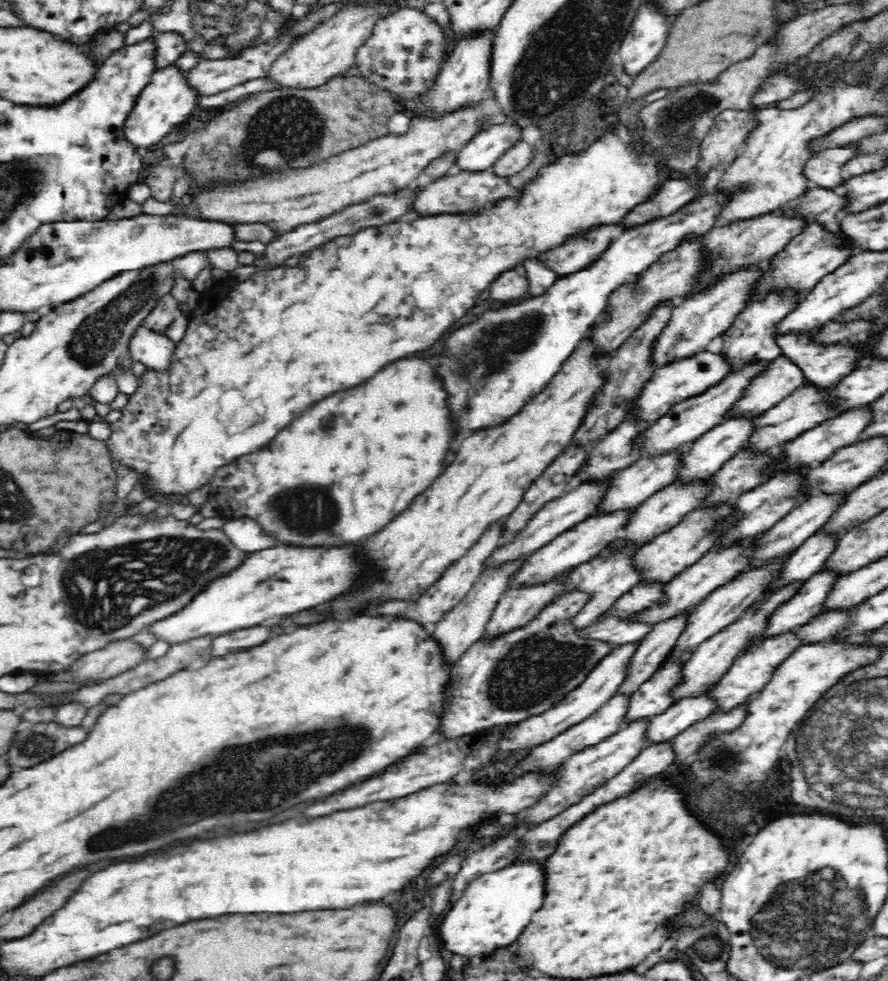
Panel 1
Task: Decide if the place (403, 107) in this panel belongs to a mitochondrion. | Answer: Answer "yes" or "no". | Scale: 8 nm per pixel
no

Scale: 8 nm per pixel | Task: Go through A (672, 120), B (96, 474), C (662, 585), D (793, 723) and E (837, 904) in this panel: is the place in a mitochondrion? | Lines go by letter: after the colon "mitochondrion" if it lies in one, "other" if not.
A: mitochondrion
B: other
C: other
D: mitochondrion
E: mitochondrion

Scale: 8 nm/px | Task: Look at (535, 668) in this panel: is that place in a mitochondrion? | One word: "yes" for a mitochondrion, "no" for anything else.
yes

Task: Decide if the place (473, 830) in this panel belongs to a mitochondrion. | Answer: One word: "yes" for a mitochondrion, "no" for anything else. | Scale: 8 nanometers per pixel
no

